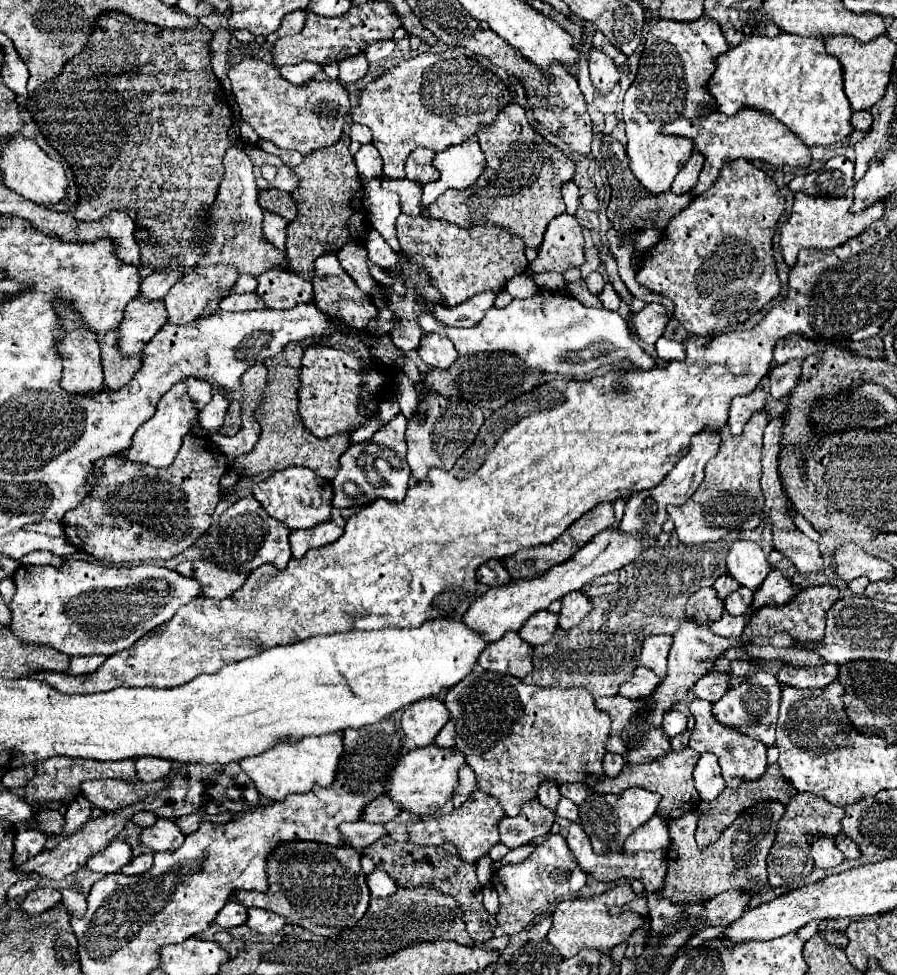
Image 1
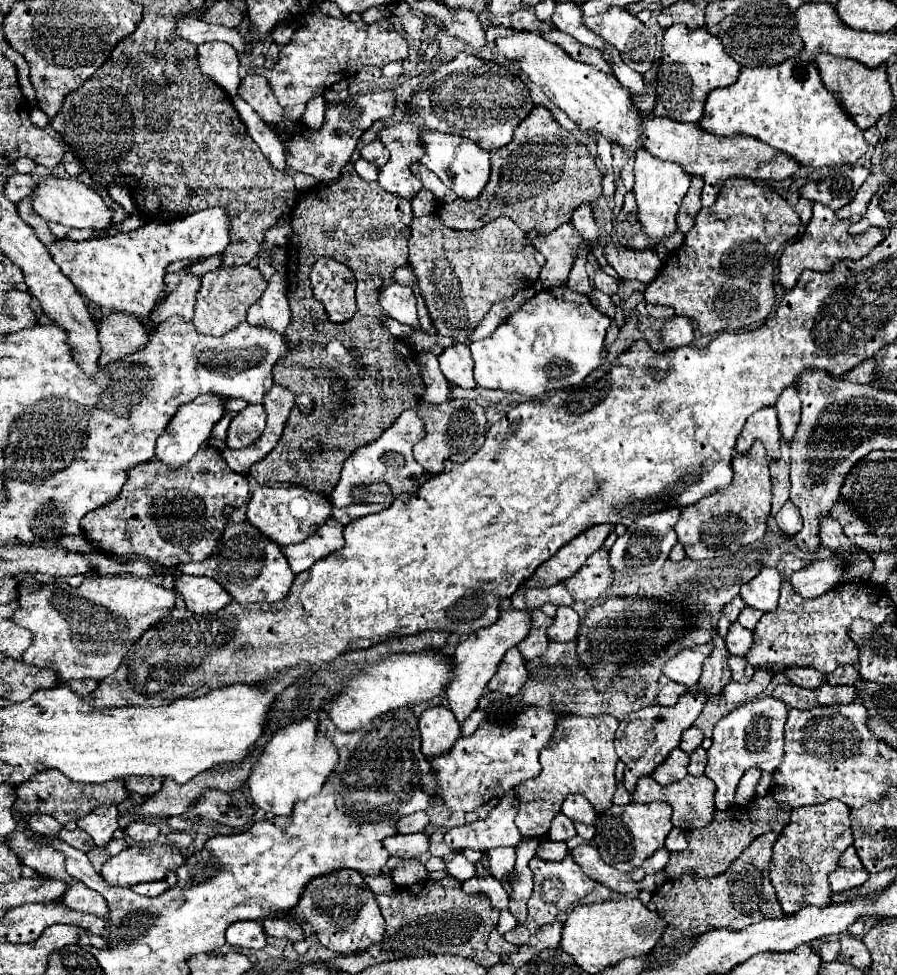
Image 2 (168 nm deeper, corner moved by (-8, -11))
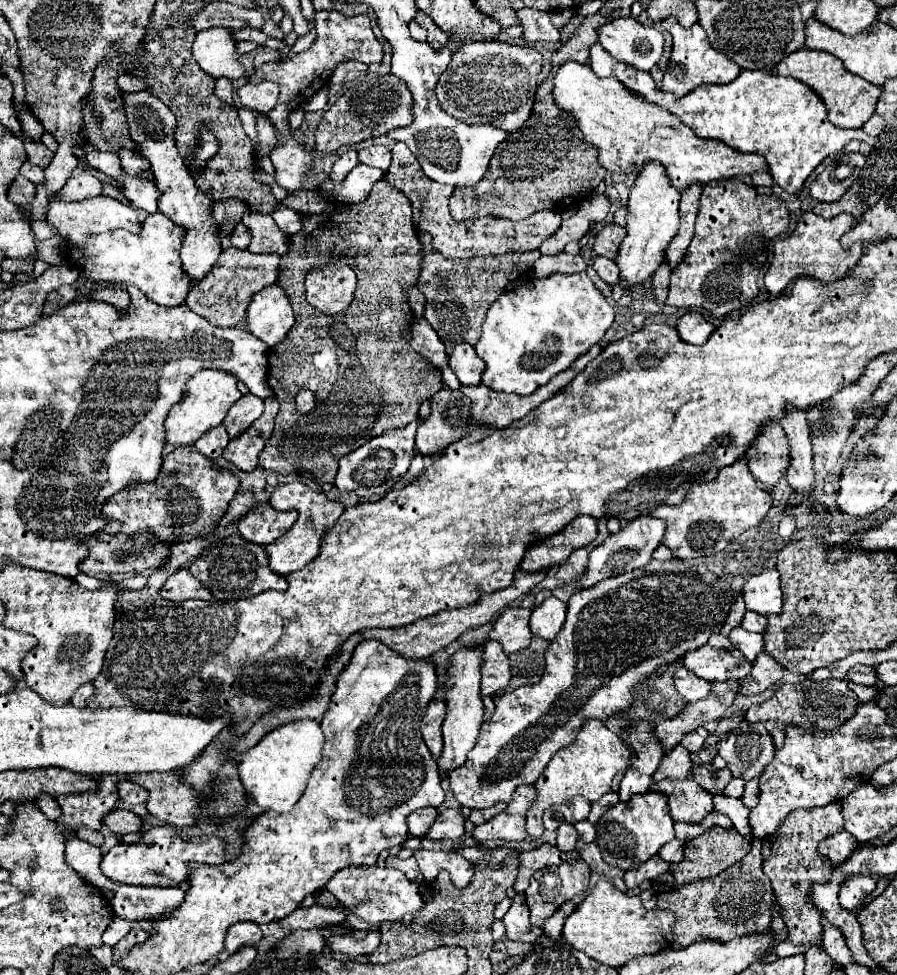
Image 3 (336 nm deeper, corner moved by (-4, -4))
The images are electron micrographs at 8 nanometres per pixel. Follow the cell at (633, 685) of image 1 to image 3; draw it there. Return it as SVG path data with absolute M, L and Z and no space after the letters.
M678 664L676 672L674 672L674 684L676 684L676 690L680 692L680 696L688 702L700 700L710 692L710 682L698 678L690 670L686 670L682 664Z

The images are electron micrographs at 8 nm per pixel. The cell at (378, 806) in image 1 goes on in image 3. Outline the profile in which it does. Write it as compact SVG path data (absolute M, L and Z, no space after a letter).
M422 808L422 810L416 810L408 816L408 832L412 836L424 836L428 826L432 824L432 820L438 816L438 810L436 808Z

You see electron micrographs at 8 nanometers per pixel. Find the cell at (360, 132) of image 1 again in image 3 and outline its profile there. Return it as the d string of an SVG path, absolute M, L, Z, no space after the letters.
M372 144L372 146L360 148L358 156L360 156L362 164L372 166L372 168L388 170L388 166L390 166L390 150L386 146L382 146L382 144Z

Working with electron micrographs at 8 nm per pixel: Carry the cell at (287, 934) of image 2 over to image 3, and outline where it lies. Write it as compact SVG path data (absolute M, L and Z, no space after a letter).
M310 906L310 908L298 908L296 912L288 914L284 920L278 920L276 924L288 932L294 932L298 928L302 930L320 930L320 928L334 928L336 924L344 922L348 914L340 910L330 910L324 906Z

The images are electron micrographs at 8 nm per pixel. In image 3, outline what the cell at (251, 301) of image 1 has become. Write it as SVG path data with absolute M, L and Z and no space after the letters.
M270 284L252 296L252 304L246 312L248 330L268 346L278 344L294 324L294 312L284 288Z

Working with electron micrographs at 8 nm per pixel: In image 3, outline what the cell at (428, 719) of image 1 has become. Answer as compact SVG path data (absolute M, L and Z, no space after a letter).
M430 700L426 714L422 718L422 738L434 758L442 752L442 720L446 714L446 704L442 700Z

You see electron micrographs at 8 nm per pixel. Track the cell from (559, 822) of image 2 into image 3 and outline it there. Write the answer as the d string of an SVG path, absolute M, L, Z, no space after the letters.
M560 824L560 828L556 830L558 838L556 838L556 846L560 850L574 850L576 848L576 840L578 840L578 832L572 824Z

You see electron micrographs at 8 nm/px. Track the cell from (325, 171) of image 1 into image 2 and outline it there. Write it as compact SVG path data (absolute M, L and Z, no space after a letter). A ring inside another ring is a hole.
M348 163L334 183L320 183L314 189L314 197L310 191L302 193L296 207L292 209L292 237L286 245L288 261L286 261L286 277L288 277L288 301L292 309L292 323L288 325L284 339L293 344L289 353L276 361L272 369L272 377L276 385L286 387L290 393L310 393L314 397L314 413L304 417L298 407L294 405L290 411L290 417L286 421L282 439L274 447L268 457L264 457L260 463L256 463L250 469L250 477L264 485L264 483L290 483L300 485L308 491L316 491L322 495L328 495L332 487L336 485L336 479L340 477L344 461L360 447L364 447L370 441L376 441L390 425L396 423L396 419L408 409L414 407L426 387L424 379L420 375L420 363L418 353L408 345L406 339L394 337L388 327L384 325L386 311L380 307L378 297L380 291L394 285L394 271L398 267L410 267L408 263L408 237L410 237L410 223L412 223L412 205L410 199L396 197L388 191L384 191L378 183L366 183L356 175L352 169L352 163ZM322 255L334 257L336 261L346 263L356 279L356 303L358 311L354 313L352 321L348 321L348 327L340 327L336 323L330 323L324 307L312 297L310 289L310 269L314 261ZM334 379L340 379L346 383L346 391L336 393L332 391Z

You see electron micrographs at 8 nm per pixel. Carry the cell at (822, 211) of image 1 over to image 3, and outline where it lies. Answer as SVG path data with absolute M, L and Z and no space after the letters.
M812 210L804 212L798 220L796 230L786 240L778 240L774 244L774 262L764 276L764 286L768 288L768 292L772 296L778 296L786 288L786 284L798 276L816 276L822 282L832 282L850 272L858 264L864 248L862 244L854 244L848 250L840 246L840 236L848 232L850 224L854 224L852 214L838 214L836 218L826 220L822 216L816 216Z

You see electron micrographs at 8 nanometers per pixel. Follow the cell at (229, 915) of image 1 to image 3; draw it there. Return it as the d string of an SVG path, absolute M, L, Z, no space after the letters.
M240 922L232 928L228 928L226 934L226 950L230 954L234 954L238 948L242 946L252 946L262 938L262 932L258 928L258 924L248 924L248 922Z

